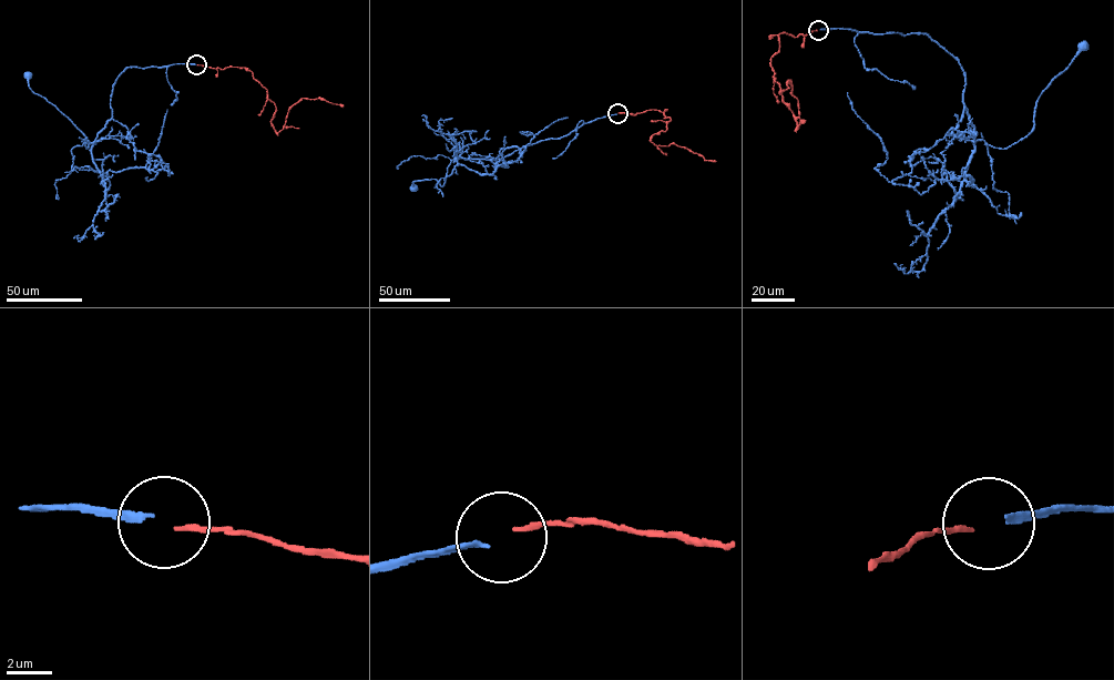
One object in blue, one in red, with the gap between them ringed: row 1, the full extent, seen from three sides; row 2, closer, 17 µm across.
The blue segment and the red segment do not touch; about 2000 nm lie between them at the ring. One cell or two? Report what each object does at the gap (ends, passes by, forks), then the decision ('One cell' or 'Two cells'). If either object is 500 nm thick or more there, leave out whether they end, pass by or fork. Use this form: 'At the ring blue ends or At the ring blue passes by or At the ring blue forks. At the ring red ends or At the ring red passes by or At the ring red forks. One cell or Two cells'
At the ring blue ends. At the ring red ends. Two cells

